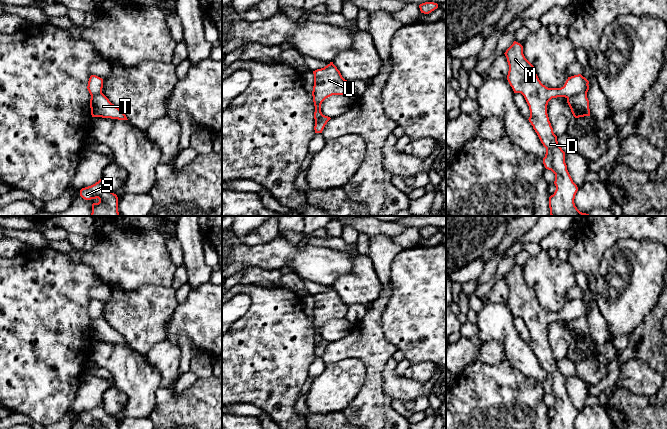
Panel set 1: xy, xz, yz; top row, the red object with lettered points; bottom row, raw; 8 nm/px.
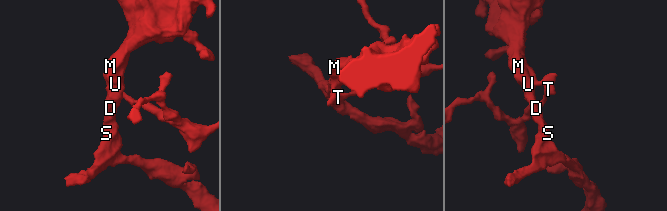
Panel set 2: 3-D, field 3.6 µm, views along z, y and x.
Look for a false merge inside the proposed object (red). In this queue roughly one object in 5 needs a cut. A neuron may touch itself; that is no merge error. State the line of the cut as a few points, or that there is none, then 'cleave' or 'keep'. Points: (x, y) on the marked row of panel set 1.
cut in yz along (586, 92), (578, 92), (567, 99); cleave

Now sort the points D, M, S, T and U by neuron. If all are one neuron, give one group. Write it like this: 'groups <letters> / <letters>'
groups D M S U / T

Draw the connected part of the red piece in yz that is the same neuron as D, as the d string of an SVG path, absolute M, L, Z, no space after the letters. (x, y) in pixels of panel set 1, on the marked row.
M514 41L504 53L509 65L507 80L514 93L521 93L530 110L529 122L546 148L543 164L555 174L556 190L549 197L551 216L589 216L580 212L574 199L578 191L565 163L565 152L559 146L557 136L547 114L547 105L552 98L569 98L578 93L587 93L589 81L581 74L568 77L561 88L548 88L539 80L534 66L525 58L523 46Z

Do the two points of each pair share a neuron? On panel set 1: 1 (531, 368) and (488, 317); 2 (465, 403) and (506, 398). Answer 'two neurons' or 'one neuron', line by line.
1: one neuron
2: one neuron

